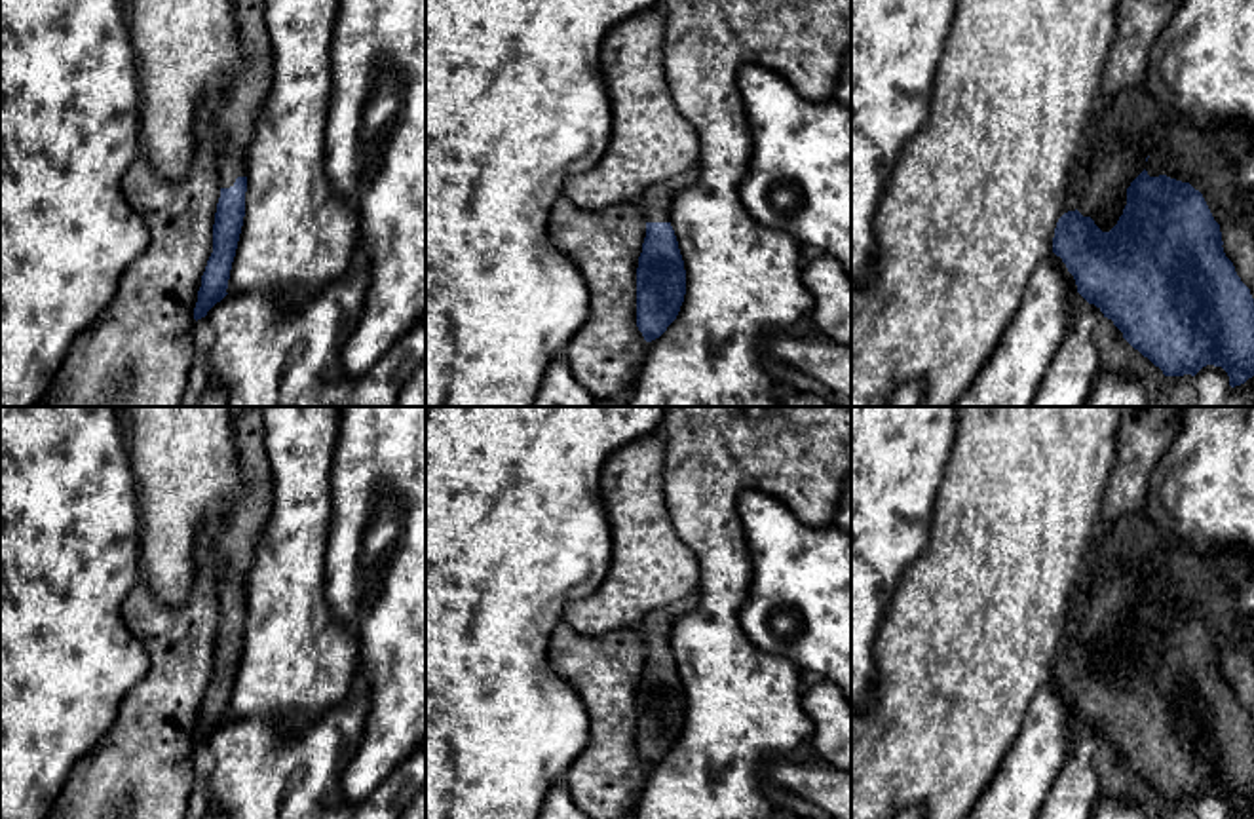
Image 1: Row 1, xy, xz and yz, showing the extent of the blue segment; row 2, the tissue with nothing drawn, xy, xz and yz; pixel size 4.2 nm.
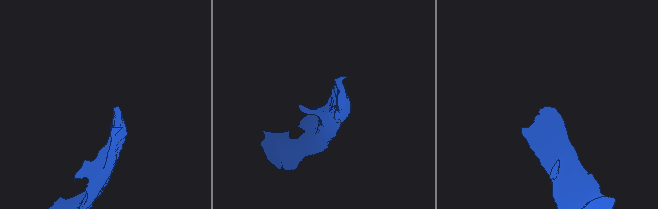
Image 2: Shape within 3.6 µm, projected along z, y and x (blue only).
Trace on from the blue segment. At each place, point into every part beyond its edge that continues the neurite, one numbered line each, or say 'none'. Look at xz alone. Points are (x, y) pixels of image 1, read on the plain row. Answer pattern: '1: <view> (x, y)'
1: xz (656, 628)

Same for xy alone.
1: xy (234, 536)

